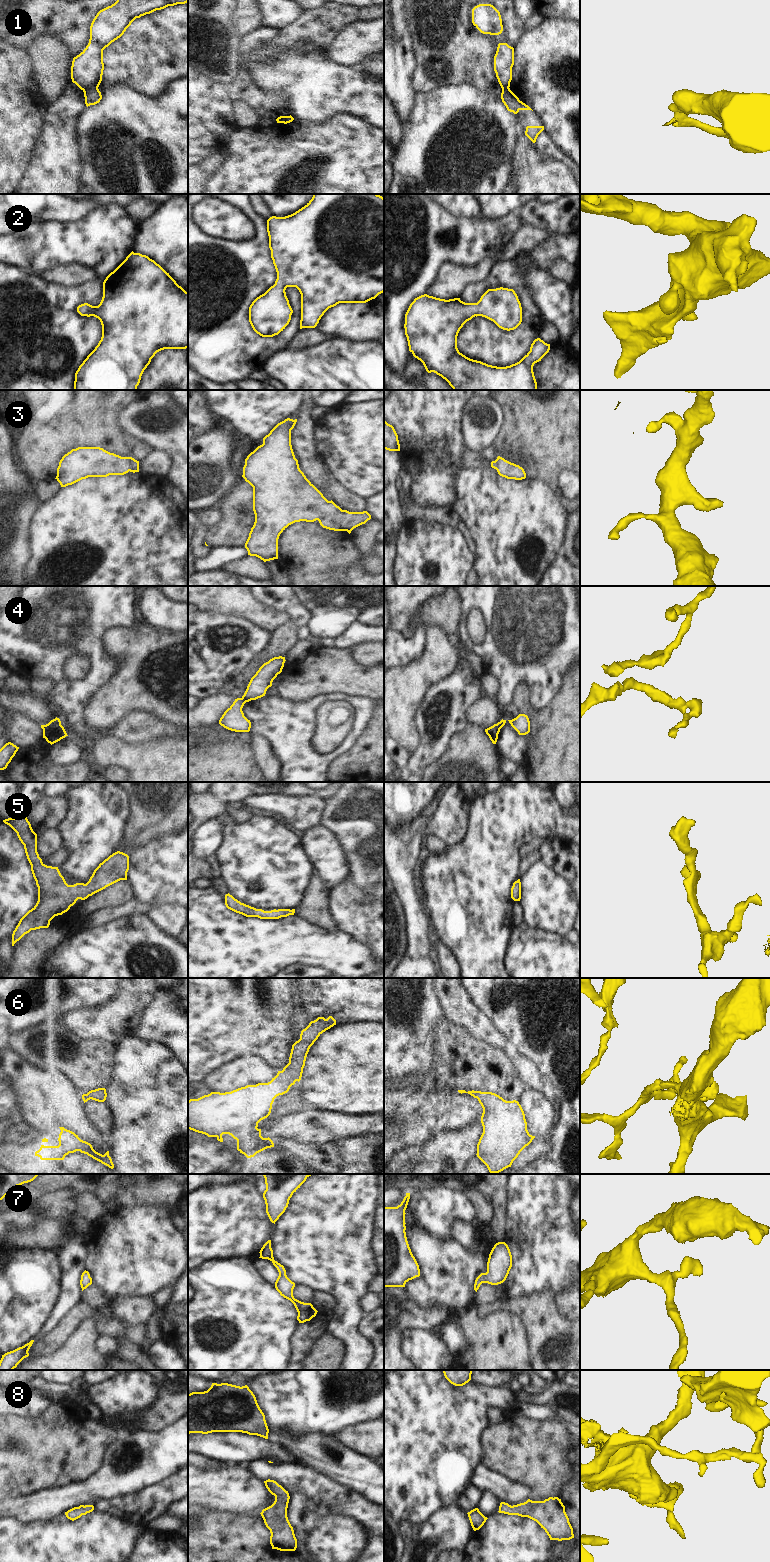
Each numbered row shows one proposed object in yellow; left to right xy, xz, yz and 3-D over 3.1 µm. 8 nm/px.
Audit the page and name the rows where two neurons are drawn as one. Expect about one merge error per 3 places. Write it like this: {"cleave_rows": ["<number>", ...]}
{"cleave_rows": ["1", "4"]}

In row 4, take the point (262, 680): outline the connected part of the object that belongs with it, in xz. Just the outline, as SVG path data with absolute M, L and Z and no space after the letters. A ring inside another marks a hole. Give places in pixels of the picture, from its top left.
M279 656L264 663L251 678L242 698L249 702L265 696L273 680L282 672L285 661L285 657Z

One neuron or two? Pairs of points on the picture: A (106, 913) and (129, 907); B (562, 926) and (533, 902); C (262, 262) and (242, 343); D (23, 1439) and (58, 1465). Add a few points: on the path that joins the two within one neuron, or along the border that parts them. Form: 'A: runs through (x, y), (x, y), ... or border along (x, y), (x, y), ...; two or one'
A: runs through (112, 913), (123, 910); one
B: runs through (555, 919), (540, 904); one
C: runs through (249, 282), (247, 297), (241, 306), (241, 323); one
D: runs through (32, 1448), (37, 1453), (46, 1453), (49, 1456); one

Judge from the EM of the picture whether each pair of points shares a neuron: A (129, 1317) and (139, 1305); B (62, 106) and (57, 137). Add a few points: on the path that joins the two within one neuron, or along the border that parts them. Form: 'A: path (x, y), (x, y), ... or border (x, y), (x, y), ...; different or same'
A: path (131, 1314), (137, 1308); same
B: path (56, 114), (57, 129); same

